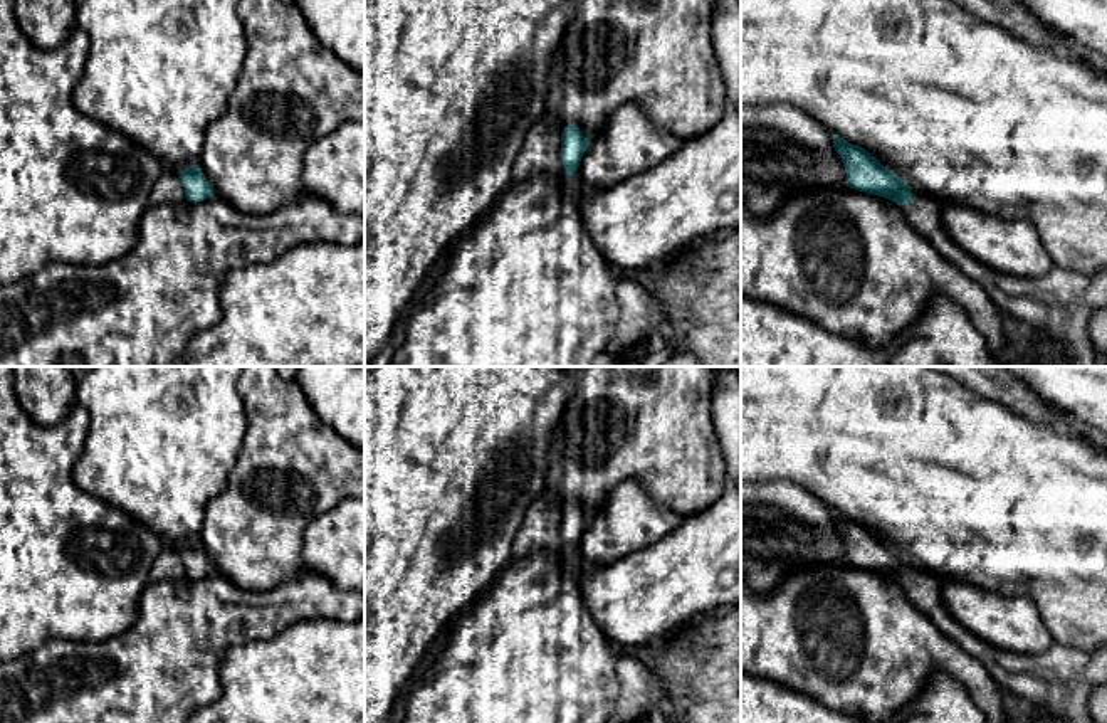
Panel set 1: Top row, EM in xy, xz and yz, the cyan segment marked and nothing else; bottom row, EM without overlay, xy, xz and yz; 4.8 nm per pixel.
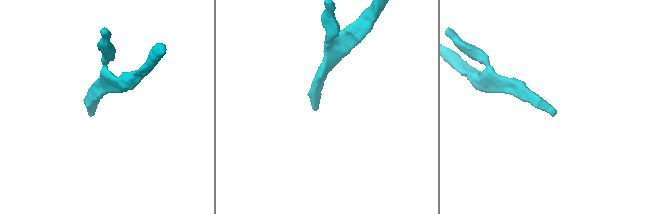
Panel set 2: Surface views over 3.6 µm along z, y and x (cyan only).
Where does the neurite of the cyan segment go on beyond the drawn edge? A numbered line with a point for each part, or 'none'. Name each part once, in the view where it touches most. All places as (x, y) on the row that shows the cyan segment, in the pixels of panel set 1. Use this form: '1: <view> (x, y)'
1: xz (540, 155)

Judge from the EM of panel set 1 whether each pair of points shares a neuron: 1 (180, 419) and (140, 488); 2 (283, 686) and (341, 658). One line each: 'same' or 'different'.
1: same
2: same

